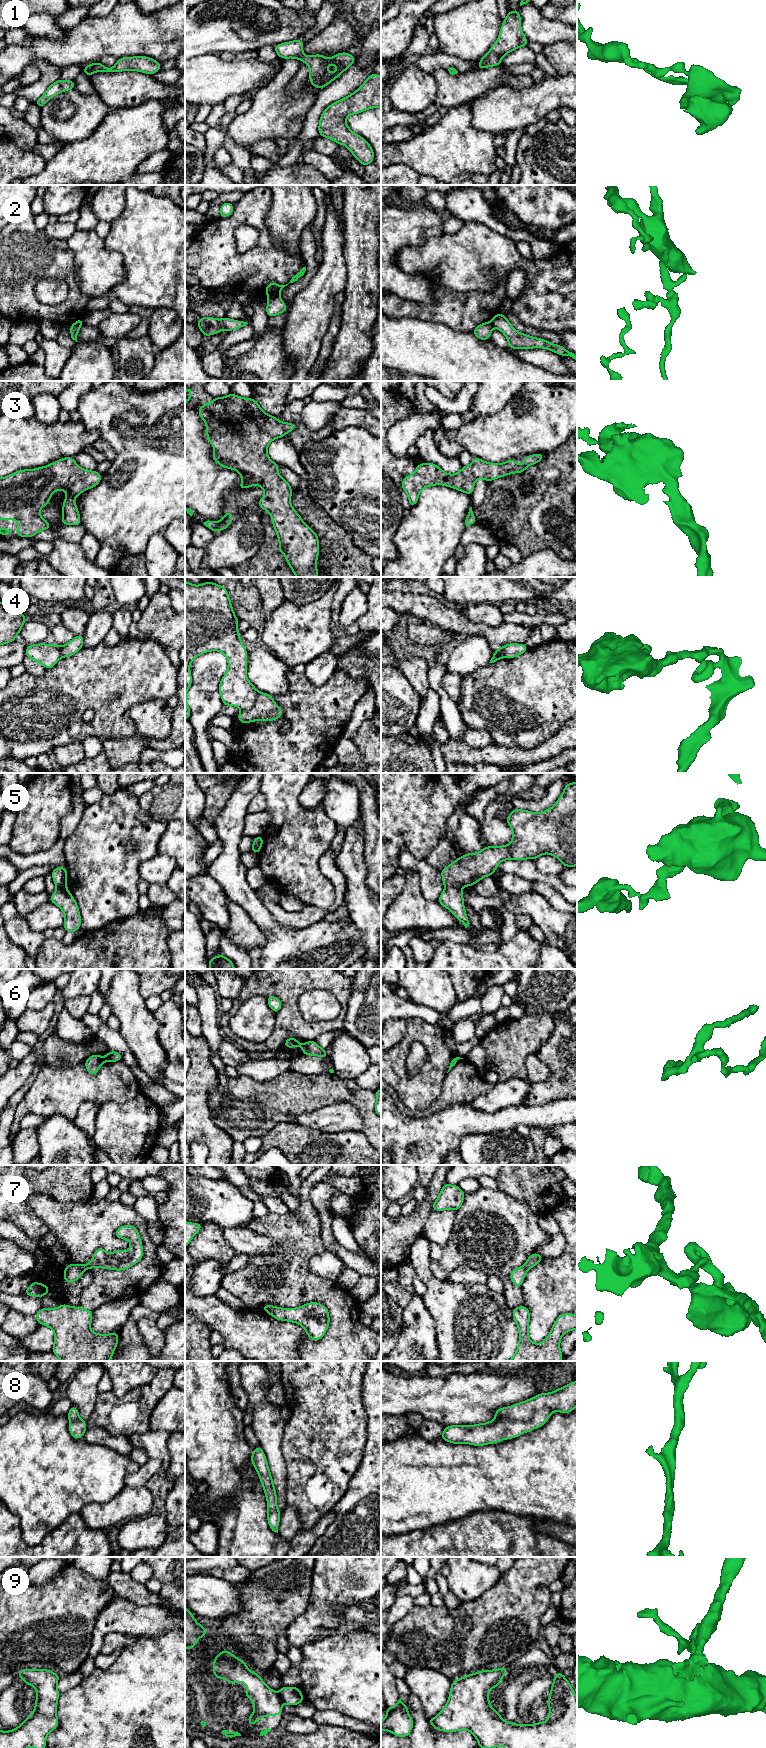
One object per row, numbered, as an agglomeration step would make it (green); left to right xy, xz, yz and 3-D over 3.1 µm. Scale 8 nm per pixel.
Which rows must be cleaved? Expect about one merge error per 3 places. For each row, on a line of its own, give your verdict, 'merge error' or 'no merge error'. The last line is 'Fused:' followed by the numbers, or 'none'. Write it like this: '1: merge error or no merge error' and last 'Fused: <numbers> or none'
1: no merge error
2: merge error
3: no merge error
4: merge error
5: merge error
6: merge error
7: merge error
8: no merge error
9: no merge error
Fused: 2, 4, 5, 6, 7

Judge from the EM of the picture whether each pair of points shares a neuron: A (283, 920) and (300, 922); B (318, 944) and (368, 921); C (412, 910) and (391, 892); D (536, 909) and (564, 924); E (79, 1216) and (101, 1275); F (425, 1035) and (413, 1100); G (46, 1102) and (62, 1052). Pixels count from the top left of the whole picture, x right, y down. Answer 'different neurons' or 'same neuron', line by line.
A: same neuron
B: different neurons
C: different neurons
D: same neuron
E: same neuron
F: same neuron
G: different neurons

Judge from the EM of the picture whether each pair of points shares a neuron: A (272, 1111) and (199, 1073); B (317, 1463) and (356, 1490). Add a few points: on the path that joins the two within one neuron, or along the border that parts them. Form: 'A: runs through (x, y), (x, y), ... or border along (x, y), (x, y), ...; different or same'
A: border along (219, 1082), (216, 1087), (209, 1091), (207, 1104); different
B: border along (359, 1464), (346, 1492), (335, 1505); different

